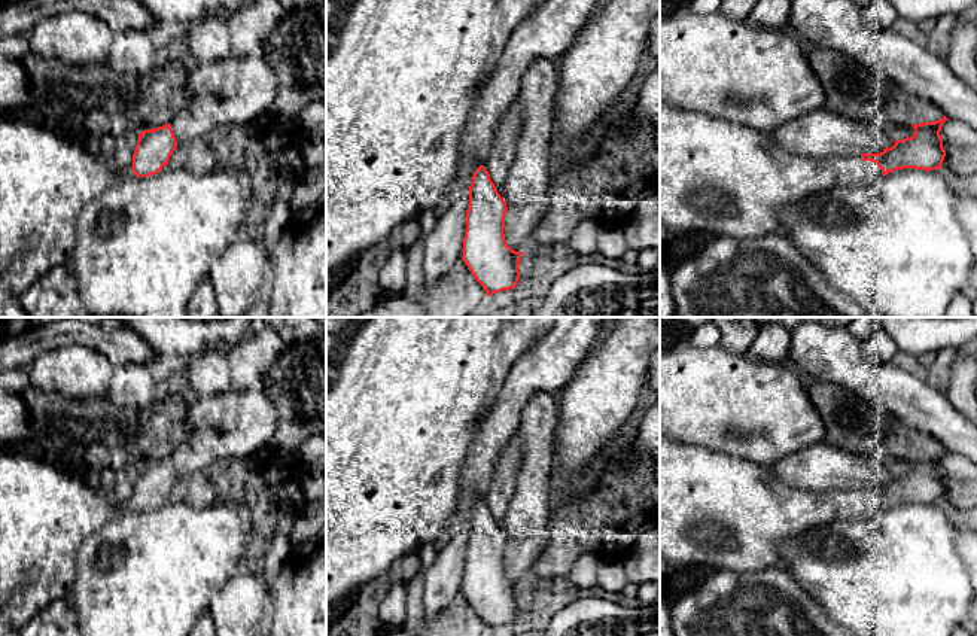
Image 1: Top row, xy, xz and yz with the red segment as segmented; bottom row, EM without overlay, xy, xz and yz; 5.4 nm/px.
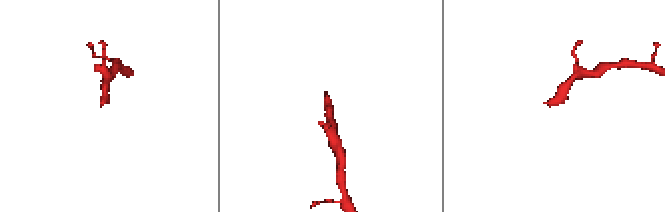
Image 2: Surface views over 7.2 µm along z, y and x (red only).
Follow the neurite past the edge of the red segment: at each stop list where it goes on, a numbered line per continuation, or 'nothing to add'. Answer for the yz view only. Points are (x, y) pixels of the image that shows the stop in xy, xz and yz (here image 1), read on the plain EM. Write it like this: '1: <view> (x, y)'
1: yz (721, 511)

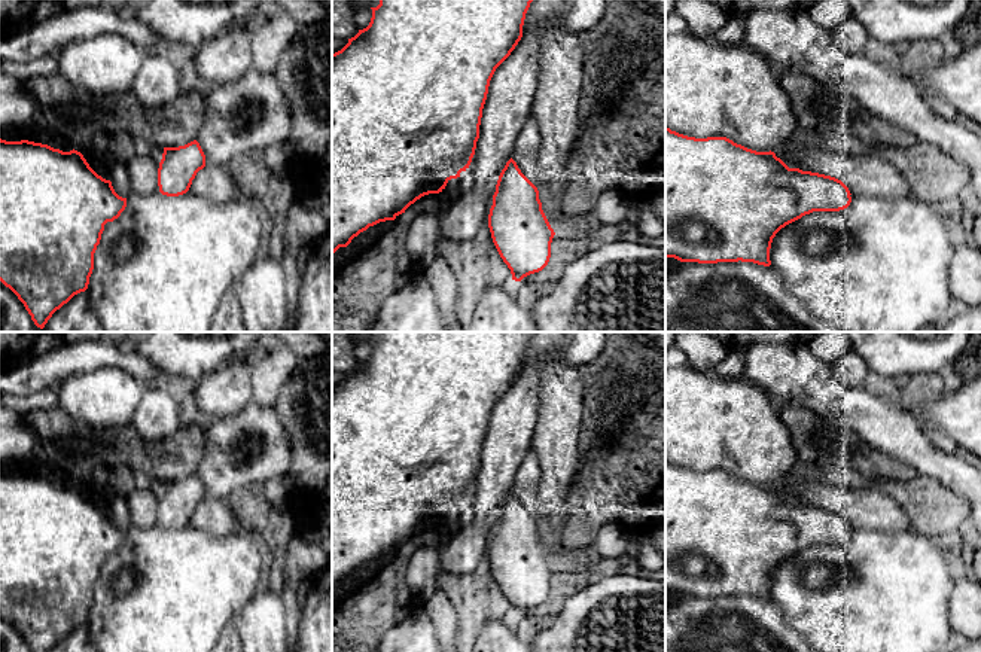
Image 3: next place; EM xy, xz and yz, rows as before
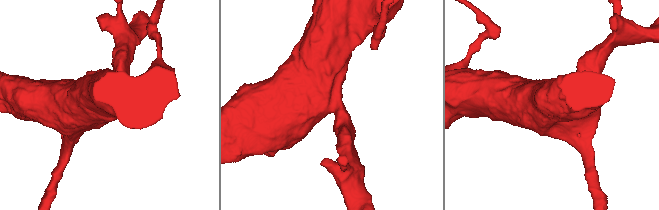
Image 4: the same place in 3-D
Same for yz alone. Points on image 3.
nothing to add

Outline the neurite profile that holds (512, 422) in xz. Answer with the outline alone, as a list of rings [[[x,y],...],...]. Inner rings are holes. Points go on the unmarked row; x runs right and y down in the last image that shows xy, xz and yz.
[[[539,368],[521,371],[496,402],[482,442],[479,472],[469,500],[469,517],[441,546],[441,569],[454,576],[470,575],[487,555],[488,539],[518,467],[524,463],[537,421]]]

